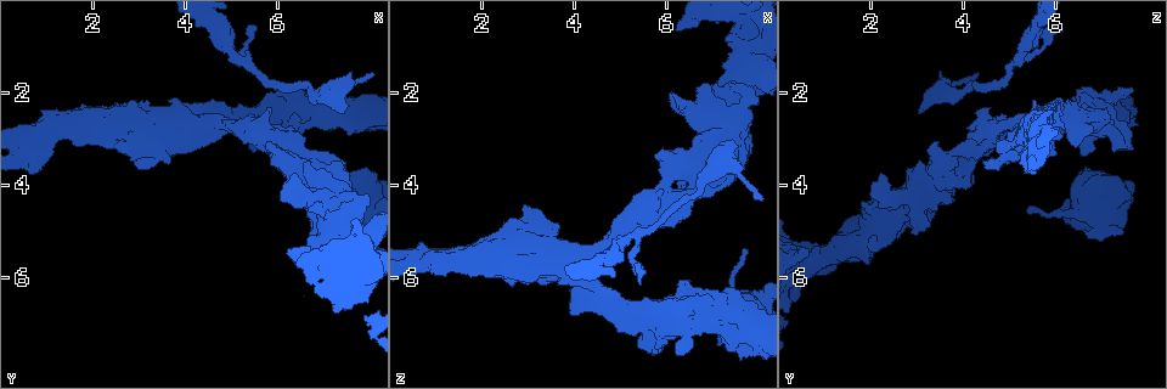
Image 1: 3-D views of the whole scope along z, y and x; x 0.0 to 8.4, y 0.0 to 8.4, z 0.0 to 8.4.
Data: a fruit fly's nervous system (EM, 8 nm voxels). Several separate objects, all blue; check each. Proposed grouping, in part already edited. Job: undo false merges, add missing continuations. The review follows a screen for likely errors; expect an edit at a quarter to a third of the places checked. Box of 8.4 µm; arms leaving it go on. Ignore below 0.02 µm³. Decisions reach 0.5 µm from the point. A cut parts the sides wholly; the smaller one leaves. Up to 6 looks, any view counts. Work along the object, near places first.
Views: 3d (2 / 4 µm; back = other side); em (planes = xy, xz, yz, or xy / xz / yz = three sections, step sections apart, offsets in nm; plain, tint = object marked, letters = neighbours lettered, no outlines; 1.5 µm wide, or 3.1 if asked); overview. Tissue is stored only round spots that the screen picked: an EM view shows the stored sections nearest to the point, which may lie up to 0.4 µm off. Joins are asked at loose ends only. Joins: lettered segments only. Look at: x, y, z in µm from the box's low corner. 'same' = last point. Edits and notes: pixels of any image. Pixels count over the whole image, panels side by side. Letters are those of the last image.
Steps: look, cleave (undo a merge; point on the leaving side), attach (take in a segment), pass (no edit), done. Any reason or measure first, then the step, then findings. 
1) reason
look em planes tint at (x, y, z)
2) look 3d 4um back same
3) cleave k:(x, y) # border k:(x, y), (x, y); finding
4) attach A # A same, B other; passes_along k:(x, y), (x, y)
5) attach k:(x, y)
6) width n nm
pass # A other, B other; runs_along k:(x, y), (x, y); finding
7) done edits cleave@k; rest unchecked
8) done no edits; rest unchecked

an open end
look 3d 2um back at (7.10, 5.00, 7.45)

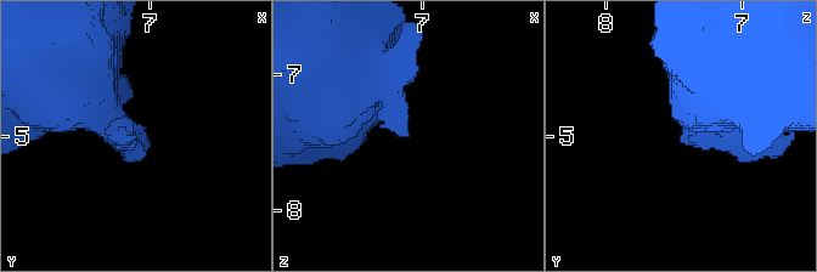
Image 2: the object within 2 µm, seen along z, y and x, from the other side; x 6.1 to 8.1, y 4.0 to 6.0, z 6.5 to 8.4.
look em planes letters at (7.12, 5.02, 7.46)

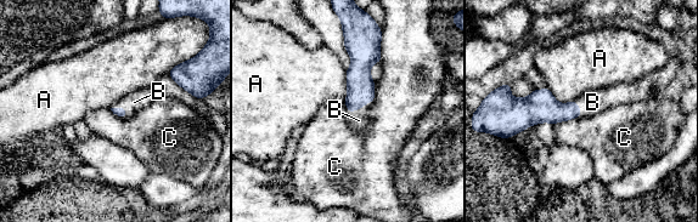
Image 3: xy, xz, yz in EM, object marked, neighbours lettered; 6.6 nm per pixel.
attach B # A other, B same, C other; the cell continues

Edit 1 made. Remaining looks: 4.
free end
look 3d 2um at (7.35, 2.40, 3.20)

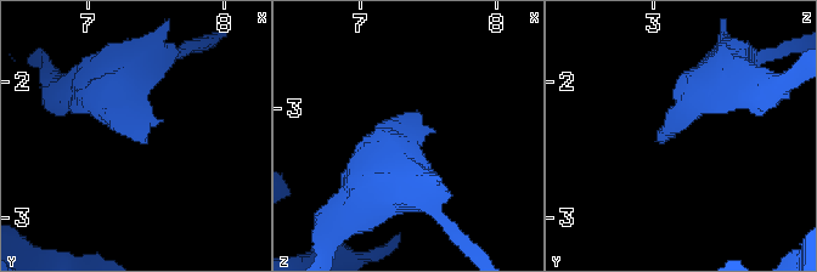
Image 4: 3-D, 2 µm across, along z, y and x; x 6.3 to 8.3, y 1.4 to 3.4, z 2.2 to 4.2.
look em planes letters at (7.42, 2.40, 3.14)

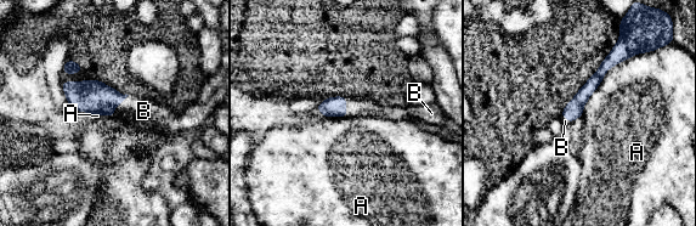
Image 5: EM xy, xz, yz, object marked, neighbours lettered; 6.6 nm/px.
attach B # A other, B same; passes_along 5:(91, 96), (117, 103), (143, 111); it goes on there

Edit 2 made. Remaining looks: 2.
see it whole again
look overview

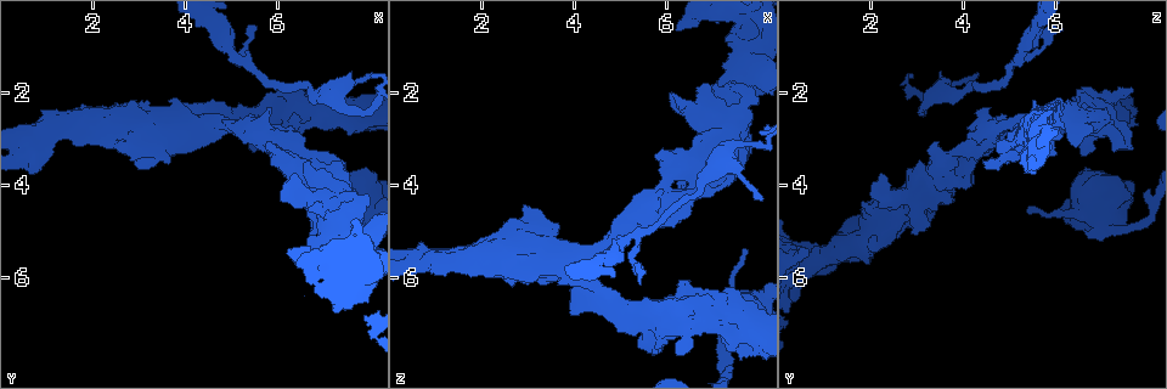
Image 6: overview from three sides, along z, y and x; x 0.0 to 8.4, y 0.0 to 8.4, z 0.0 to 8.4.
side arm on a straight run
look em planes letters at (7.90, 5.20, 1.55)

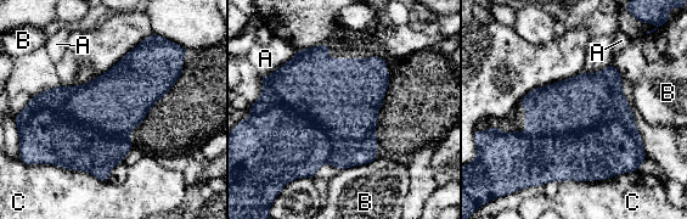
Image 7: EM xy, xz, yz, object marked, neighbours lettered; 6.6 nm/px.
pass # A other, B other, C other; border 7:(378, 158), (339, 170); one cell here

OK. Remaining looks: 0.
done edits attach@3, attach@5; rest unchecked

